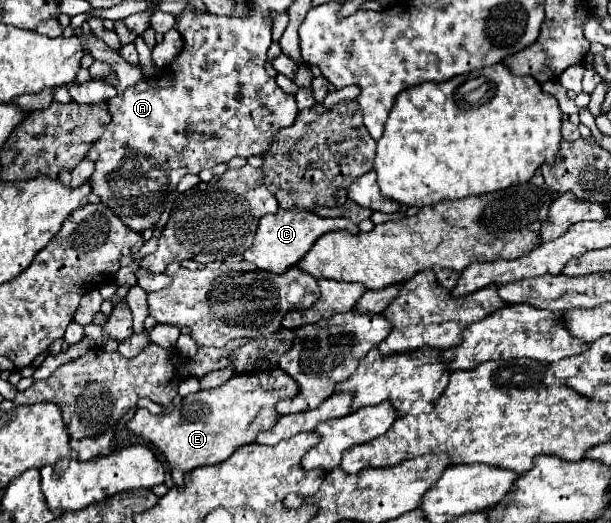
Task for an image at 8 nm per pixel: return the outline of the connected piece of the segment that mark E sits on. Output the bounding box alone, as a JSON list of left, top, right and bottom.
[128,368,298,488]

